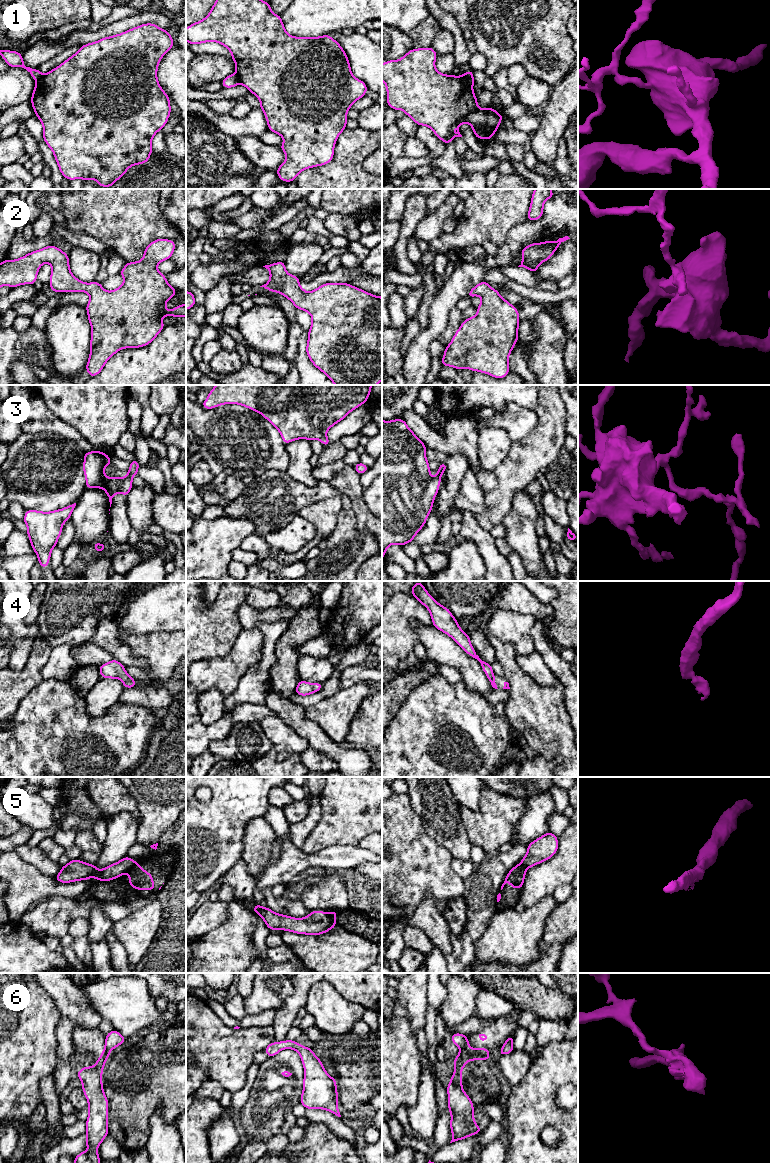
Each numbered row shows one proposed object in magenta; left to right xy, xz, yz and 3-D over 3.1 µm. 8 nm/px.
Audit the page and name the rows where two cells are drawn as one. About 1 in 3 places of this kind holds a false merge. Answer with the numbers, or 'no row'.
1, 5, 6

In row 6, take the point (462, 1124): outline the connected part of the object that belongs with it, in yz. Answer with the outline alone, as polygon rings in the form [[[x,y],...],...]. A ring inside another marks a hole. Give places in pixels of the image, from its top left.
[[[468,1046],[460,1048],[458,1056],[452,1061],[455,1071],[448,1084],[448,1109],[451,1114],[450,1129],[452,1140],[450,1143],[465,1139],[483,1130],[474,1120],[474,1106],[470,1097],[462,1088],[461,1072],[465,1064],[472,1060],[489,1060],[490,1052],[487,1048],[474,1049]]]

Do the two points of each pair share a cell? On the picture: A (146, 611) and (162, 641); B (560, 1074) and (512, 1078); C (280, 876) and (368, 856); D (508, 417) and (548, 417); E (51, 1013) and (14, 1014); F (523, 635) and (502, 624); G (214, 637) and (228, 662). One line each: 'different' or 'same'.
A: different
B: different
C: same
D: different
E: same
F: same
G: different

